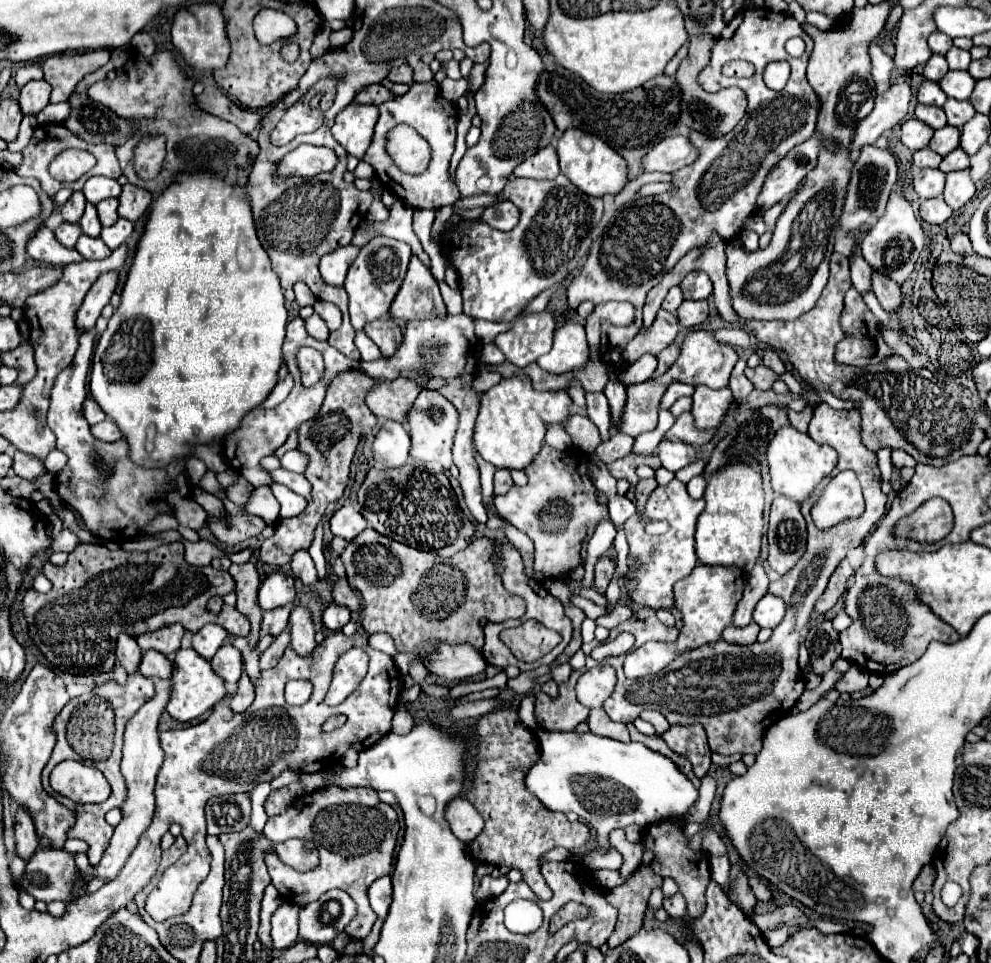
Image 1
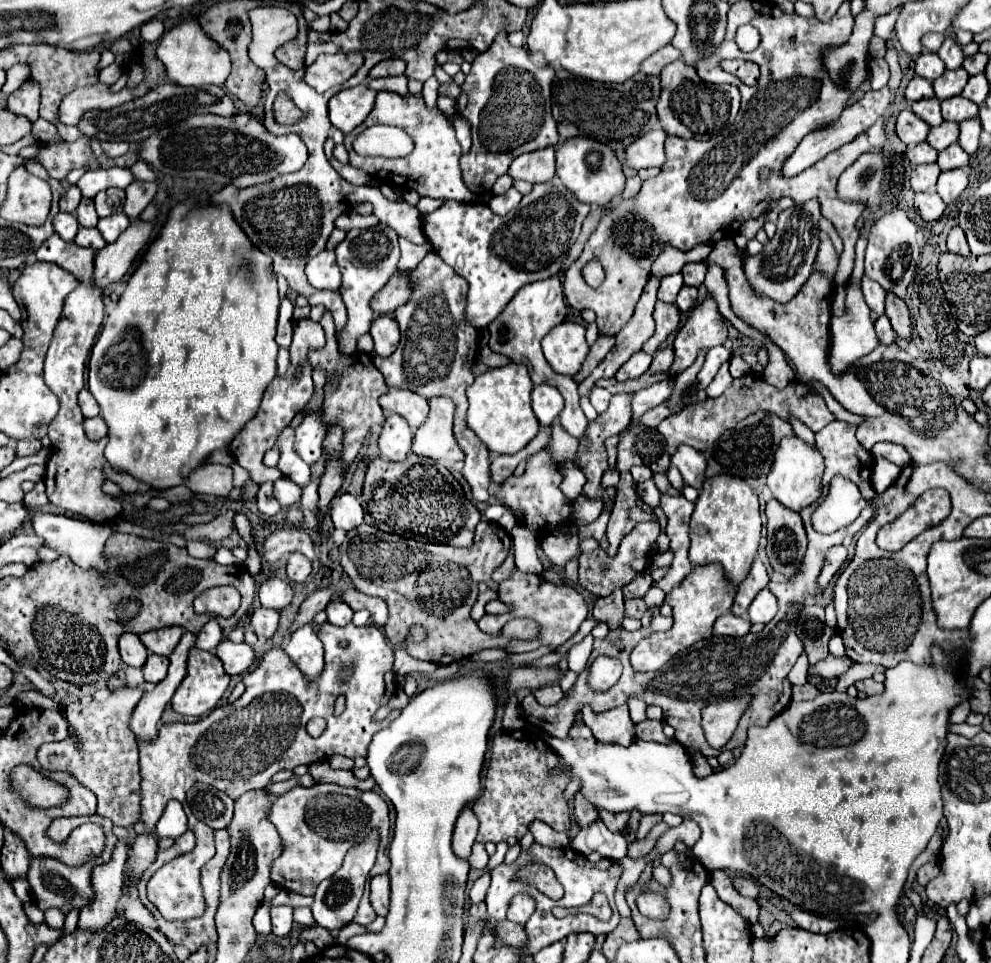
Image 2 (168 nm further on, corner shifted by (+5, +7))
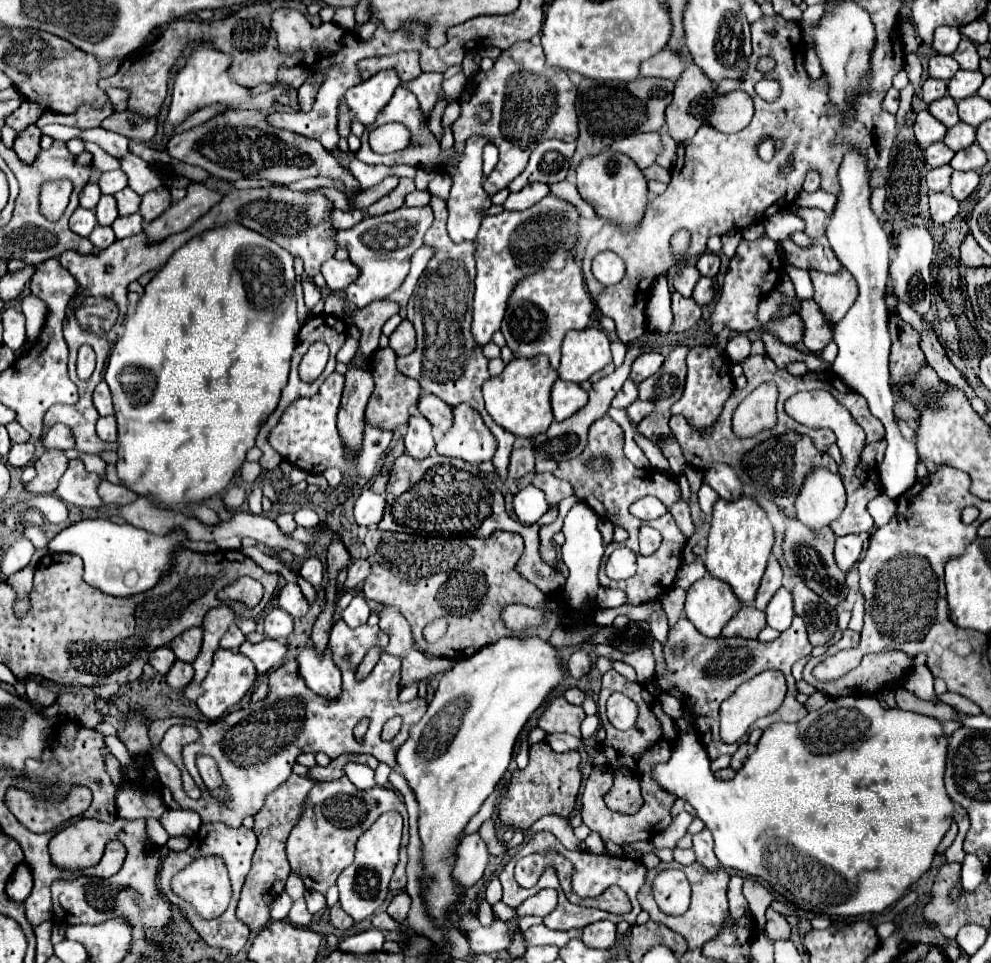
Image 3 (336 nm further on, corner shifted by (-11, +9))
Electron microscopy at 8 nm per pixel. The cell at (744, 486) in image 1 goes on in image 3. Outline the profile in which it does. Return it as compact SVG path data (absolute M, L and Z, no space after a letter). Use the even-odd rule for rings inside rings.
M744 495L738 501L724 499L716 501L710 521L704 565L712 577L726 581L744 605L752 603L756 597L772 545L774 545L772 523L768 521L766 511L752 497Z

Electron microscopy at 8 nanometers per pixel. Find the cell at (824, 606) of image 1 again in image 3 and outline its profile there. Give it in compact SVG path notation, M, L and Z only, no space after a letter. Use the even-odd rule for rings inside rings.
M844 535L836 539L834 557L842 571L848 571L860 559L860 553L862 553L862 539L858 535Z

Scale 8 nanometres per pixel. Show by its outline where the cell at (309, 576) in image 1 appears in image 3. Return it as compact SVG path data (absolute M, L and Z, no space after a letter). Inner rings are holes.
M308 557L308 559L304 559L304 563L300 567L300 575L306 581L310 581L314 587L320 587L322 577L324 577L324 565L320 563L318 557Z

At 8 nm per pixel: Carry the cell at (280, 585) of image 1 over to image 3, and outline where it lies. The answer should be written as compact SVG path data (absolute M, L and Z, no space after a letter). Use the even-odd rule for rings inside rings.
M288 583L288 585L282 587L282 591L280 591L280 595L278 595L278 603L280 603L280 607L282 607L288 615L292 615L294 619L306 615L306 611L308 611L308 601L306 601L306 597L302 595L300 587L294 585L294 583Z

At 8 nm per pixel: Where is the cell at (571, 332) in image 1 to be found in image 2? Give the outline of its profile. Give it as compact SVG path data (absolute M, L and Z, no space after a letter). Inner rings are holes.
M564 321L550 329L550 333L542 339L542 351L546 361L552 365L556 373L576 375L584 363L588 353L588 343L584 339L586 327L574 321Z

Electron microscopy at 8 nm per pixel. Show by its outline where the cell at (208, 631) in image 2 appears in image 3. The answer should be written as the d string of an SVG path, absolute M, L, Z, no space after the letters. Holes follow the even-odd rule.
M232 625L232 627L226 631L226 635L220 639L220 647L222 647L222 649L238 649L240 643L244 643L244 641L246 641L244 633L242 633L238 627Z

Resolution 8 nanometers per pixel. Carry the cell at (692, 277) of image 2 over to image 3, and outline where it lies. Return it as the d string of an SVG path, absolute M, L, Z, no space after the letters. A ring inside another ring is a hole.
M706 251L704 255L698 257L696 267L698 267L700 275L704 275L704 277L714 277L714 275L718 273L718 269L720 269L720 255Z

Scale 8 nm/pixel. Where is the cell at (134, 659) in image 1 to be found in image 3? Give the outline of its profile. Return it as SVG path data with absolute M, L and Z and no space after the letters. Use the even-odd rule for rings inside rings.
M158 647L158 649L152 651L152 655L150 655L150 665L152 665L158 673L162 673L162 675L168 673L168 669L172 667L174 661L176 661L176 655L174 655L174 651L168 649L168 647Z

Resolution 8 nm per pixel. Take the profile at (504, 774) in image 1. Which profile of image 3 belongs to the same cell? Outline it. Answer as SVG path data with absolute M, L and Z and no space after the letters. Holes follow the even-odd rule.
M544 741L532 745L528 767L524 771L516 771L512 775L510 787L506 789L506 795L500 803L502 823L526 831L528 827L532 827L544 815L568 817L574 803L576 803L580 781L582 781L582 773L580 773L580 755L578 755L578 751L556 753Z

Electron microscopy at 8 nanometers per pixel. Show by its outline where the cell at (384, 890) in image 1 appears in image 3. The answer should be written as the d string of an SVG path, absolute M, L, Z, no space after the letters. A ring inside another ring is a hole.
M400 891L400 893L390 901L390 905L388 905L388 915L390 915L394 921L402 923L402 921L408 917L408 911L410 911L410 897L408 897L406 891Z

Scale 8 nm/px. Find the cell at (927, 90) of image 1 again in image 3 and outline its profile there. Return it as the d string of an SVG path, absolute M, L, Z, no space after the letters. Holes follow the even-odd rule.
M928 77L924 81L924 85L922 85L922 99L924 99L924 103L932 103L932 101L944 97L944 95L946 95L946 83L944 81L932 79L932 77Z

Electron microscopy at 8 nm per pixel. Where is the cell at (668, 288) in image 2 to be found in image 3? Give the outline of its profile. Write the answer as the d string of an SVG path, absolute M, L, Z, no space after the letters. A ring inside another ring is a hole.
M682 263L674 273L674 289L680 295L690 297L698 279L700 279L700 273L696 271L696 265L694 263Z

